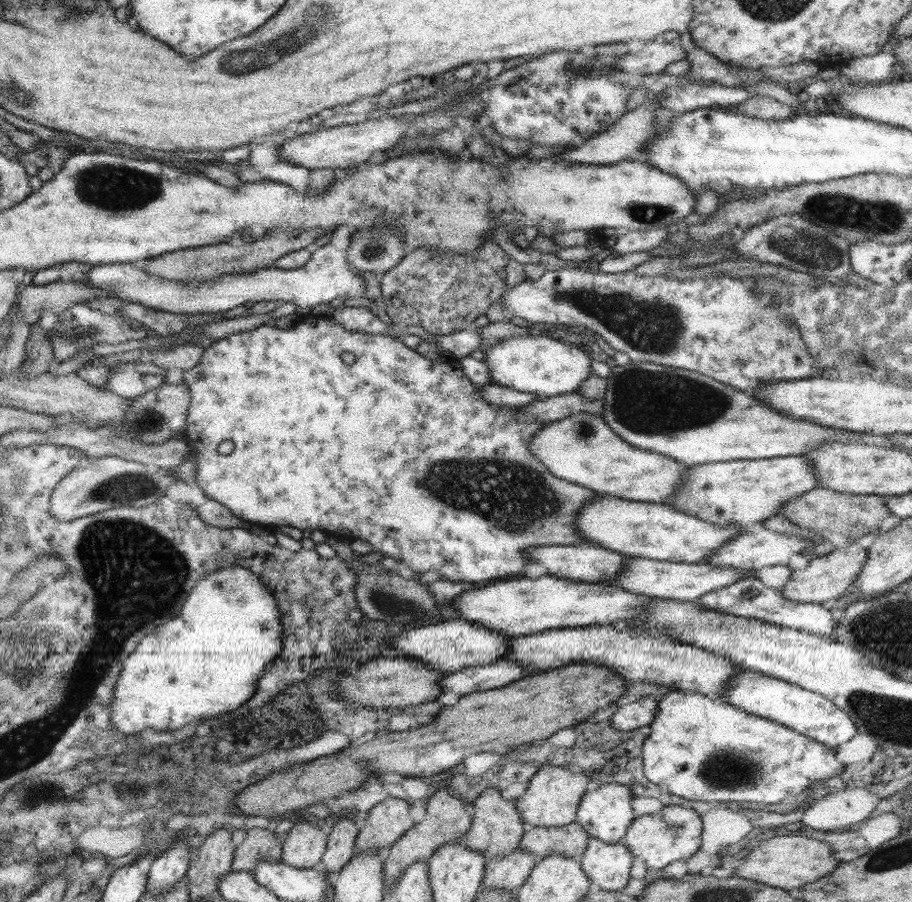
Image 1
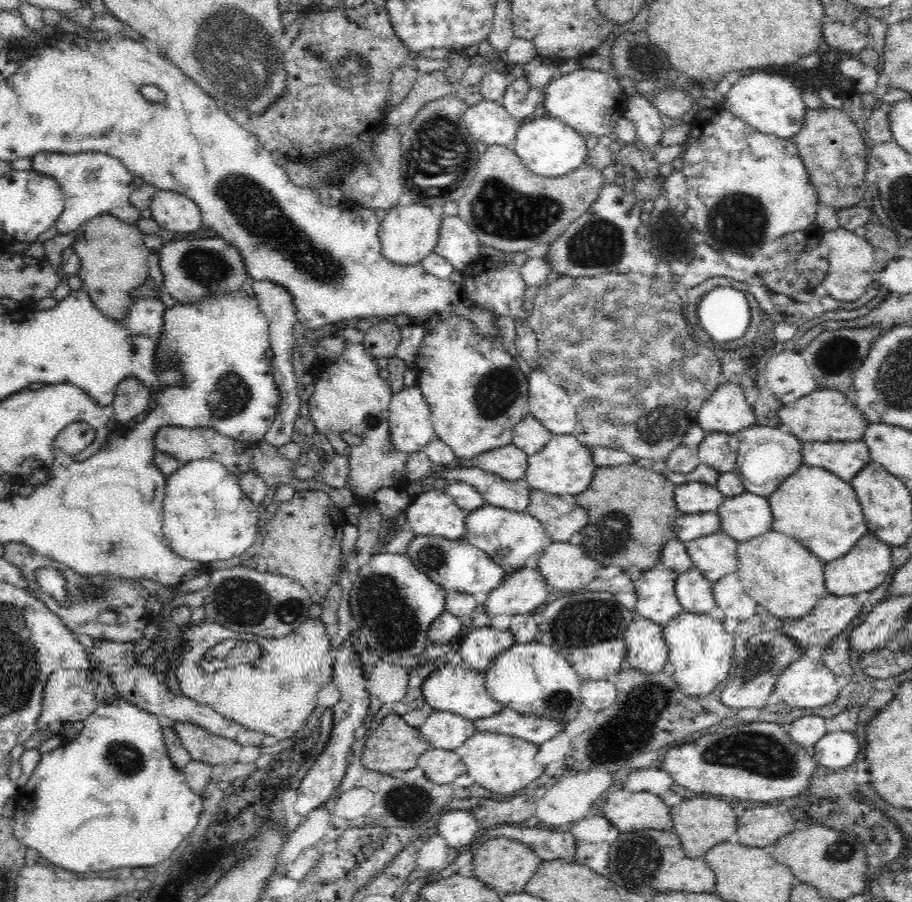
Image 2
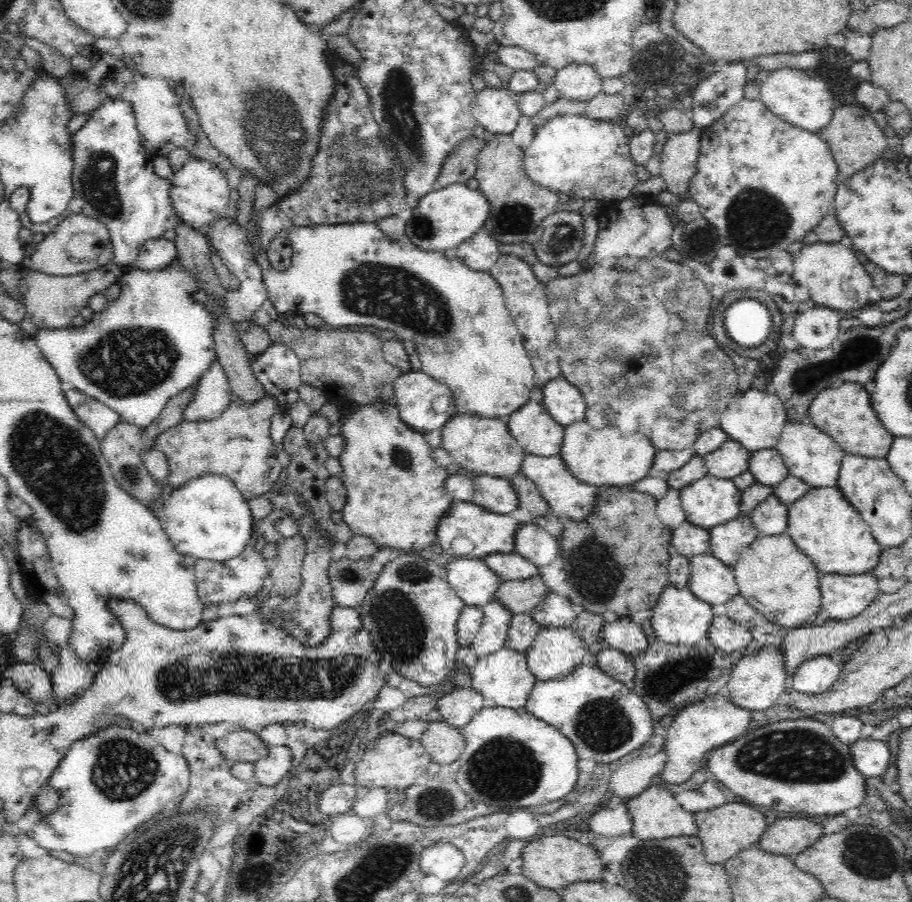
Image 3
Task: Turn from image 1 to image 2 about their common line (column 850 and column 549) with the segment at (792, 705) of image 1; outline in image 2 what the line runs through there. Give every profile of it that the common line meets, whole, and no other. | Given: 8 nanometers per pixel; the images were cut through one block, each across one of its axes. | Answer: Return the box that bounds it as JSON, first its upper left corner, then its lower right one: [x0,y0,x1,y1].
[473,707,569,745]

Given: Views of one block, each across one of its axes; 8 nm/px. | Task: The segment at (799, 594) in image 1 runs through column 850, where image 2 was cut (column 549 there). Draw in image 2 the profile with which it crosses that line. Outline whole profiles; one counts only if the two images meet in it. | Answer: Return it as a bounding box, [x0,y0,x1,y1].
[537,542,601,594]

